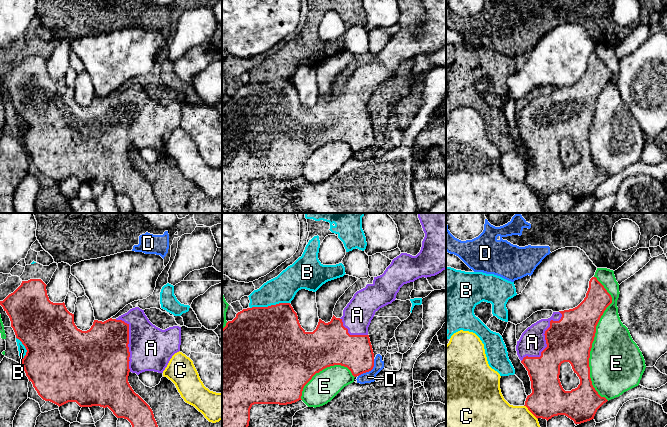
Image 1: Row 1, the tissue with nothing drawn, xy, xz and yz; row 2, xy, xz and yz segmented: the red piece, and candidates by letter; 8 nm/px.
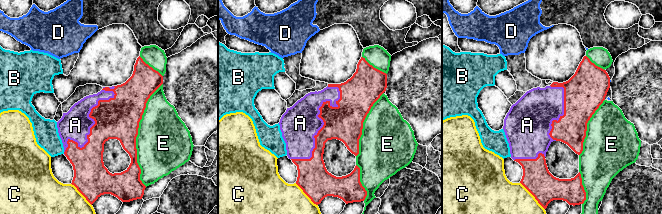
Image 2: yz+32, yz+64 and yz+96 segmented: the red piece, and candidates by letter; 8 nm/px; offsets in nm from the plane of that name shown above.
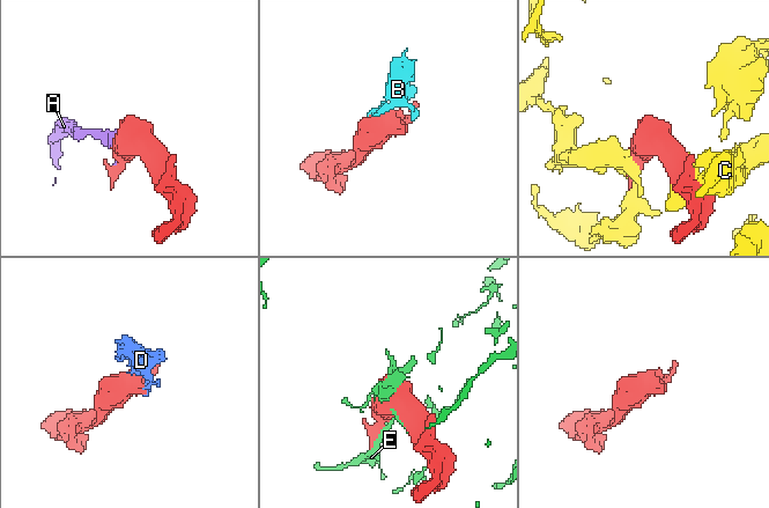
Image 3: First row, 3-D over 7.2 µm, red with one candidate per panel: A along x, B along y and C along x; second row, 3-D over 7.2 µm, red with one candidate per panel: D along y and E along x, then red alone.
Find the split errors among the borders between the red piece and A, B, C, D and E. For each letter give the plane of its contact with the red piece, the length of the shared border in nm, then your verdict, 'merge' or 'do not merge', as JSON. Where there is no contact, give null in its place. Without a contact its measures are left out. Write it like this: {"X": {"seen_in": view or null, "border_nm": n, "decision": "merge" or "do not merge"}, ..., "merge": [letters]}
{"A": {"seen_in": "yz", "border_nm": 500, "decision": "merge"}, "B": {"seen_in": "xz", "border_nm": 320, "decision": "do not merge"}, "C": {"seen_in": "yz", "border_nm": 160, "decision": "do not merge"}, "D": {"seen_in": "xz", "border_nm": 190, "decision": "do not merge"}, "E": {"seen_in": "yz", "border_nm": 1000, "decision": "do not merge"}, "merge": ["A"]}

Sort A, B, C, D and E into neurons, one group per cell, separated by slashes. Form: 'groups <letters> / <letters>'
groups A / B / C / D / E

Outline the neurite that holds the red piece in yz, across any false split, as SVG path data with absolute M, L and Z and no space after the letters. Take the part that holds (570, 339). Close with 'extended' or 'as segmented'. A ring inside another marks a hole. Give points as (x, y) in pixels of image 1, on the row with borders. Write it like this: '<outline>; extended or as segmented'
M592 277L586 297L577 307L553 312L550 318L537 321L522 333L517 341L516 351L528 371L532 389L524 406L537 419L548 421L554 416L565 415L575 424L581 424L594 419L597 410L608 401L601 397L592 385L589 358L596 326L611 303L611 295L596 277ZM564 362L571 364L580 379L578 387L571 391L565 391L559 379L560 366Z; extended

